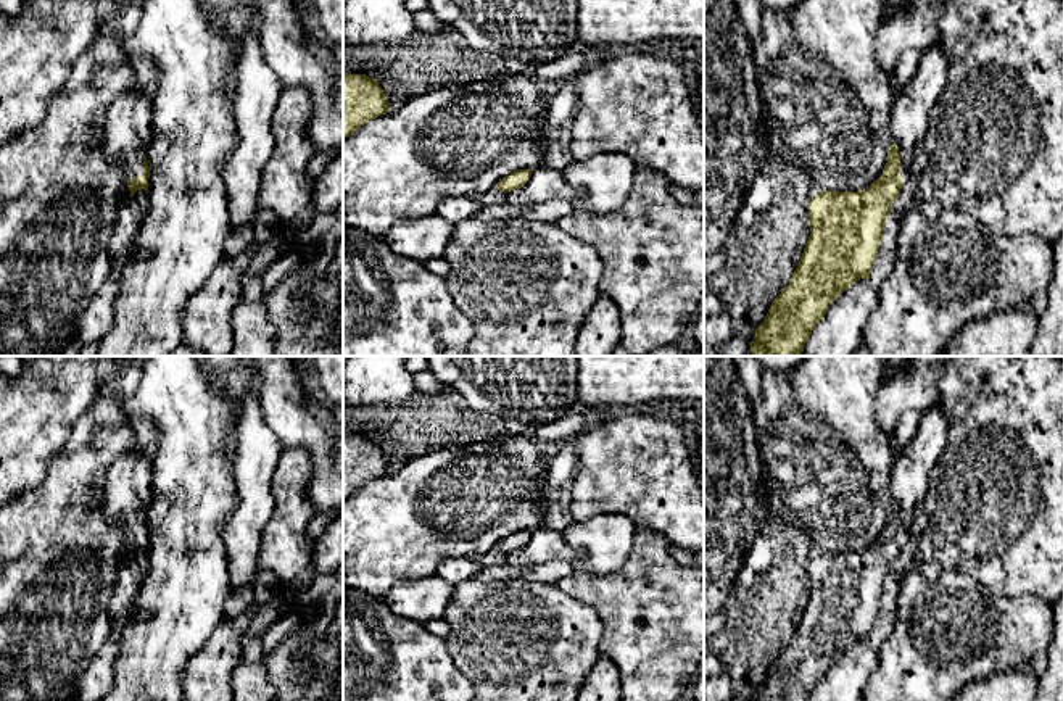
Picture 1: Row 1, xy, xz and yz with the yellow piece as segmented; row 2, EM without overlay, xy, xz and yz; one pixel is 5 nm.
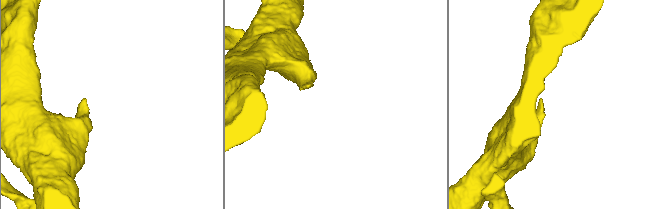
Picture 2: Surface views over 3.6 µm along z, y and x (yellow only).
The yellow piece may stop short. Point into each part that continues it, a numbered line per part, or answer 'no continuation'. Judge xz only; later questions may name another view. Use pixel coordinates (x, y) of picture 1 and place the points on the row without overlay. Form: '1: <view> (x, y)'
1: xz (493, 558)

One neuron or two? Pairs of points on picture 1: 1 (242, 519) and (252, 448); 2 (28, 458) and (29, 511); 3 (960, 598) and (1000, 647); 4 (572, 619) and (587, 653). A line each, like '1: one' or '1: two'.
1: one
2: two
3: one
4: one

